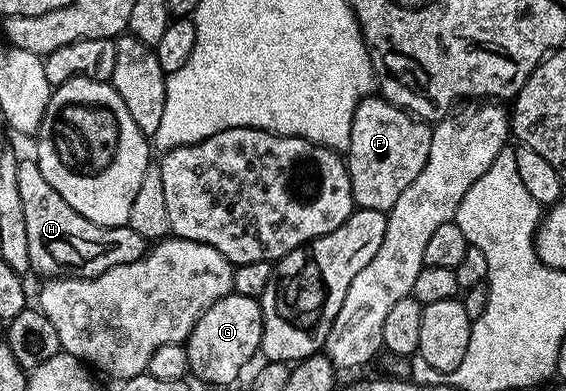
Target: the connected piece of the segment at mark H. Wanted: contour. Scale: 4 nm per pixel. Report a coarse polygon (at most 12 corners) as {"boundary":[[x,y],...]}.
{"boundary":[[37,160],[16,180],[28,259],[46,279],[140,259],[146,238],[68,207]]}

